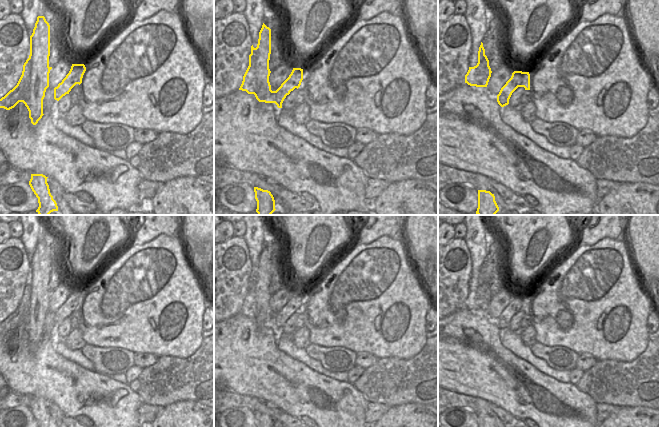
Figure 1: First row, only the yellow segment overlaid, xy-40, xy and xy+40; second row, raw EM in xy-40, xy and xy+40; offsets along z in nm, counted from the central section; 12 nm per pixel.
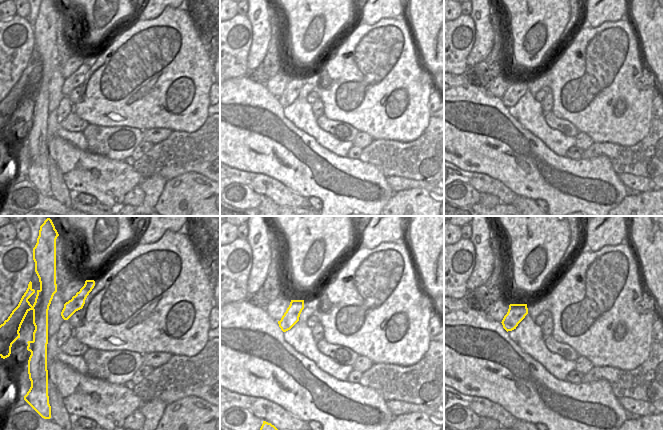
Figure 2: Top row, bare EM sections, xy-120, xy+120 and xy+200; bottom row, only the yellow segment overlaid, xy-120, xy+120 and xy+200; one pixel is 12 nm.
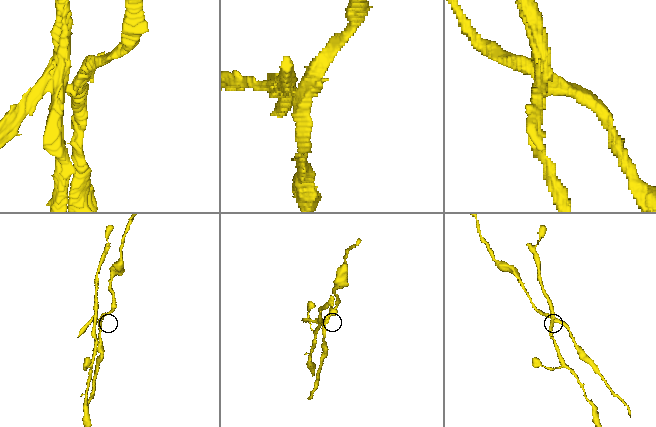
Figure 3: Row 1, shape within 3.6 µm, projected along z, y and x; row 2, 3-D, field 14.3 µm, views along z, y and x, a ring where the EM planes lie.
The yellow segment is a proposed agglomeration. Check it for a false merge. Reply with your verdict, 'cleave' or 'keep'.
cleave

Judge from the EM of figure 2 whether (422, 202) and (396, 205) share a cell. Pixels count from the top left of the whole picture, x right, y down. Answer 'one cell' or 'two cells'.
one cell

